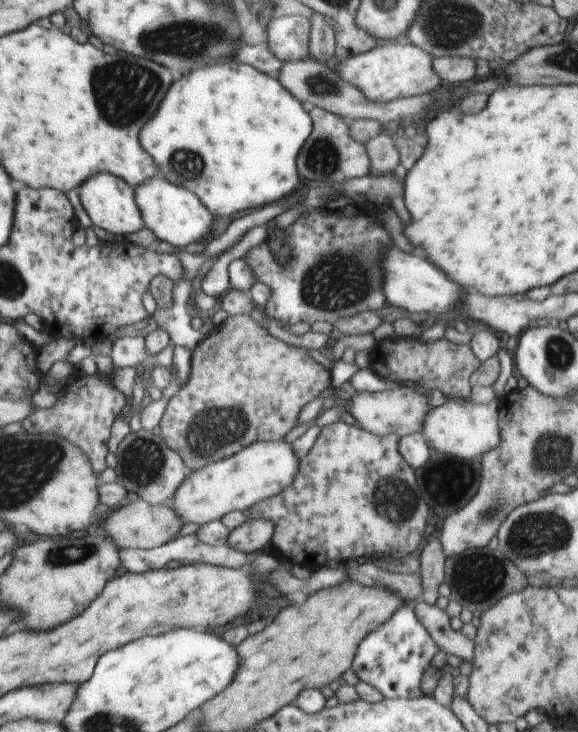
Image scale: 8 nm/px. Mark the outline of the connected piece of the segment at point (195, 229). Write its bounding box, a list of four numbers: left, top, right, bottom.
[140,174,212,249]

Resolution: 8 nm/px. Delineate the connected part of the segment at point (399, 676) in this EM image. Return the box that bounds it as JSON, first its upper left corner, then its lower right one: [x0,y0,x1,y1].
[351,604,439,699]

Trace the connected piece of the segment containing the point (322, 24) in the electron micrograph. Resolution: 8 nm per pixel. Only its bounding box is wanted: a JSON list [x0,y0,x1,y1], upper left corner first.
[309,12,336,63]

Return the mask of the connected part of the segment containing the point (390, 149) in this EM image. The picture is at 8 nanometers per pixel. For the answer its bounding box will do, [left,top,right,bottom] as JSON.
[364,135,399,177]

